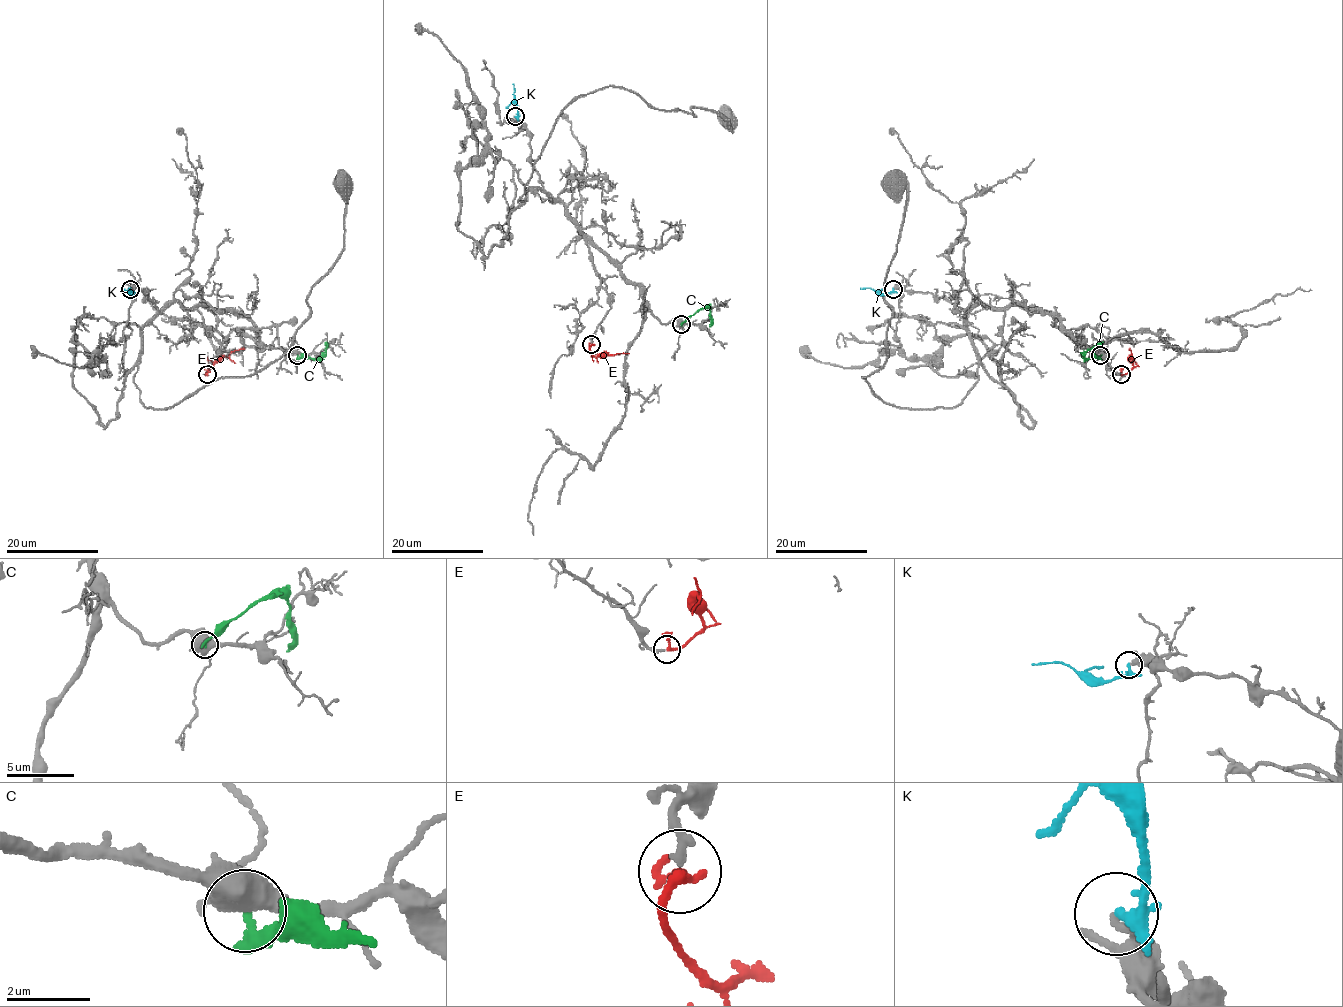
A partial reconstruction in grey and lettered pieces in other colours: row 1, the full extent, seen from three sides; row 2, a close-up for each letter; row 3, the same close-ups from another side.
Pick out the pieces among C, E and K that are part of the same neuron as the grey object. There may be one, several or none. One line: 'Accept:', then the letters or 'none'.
Accept: E

